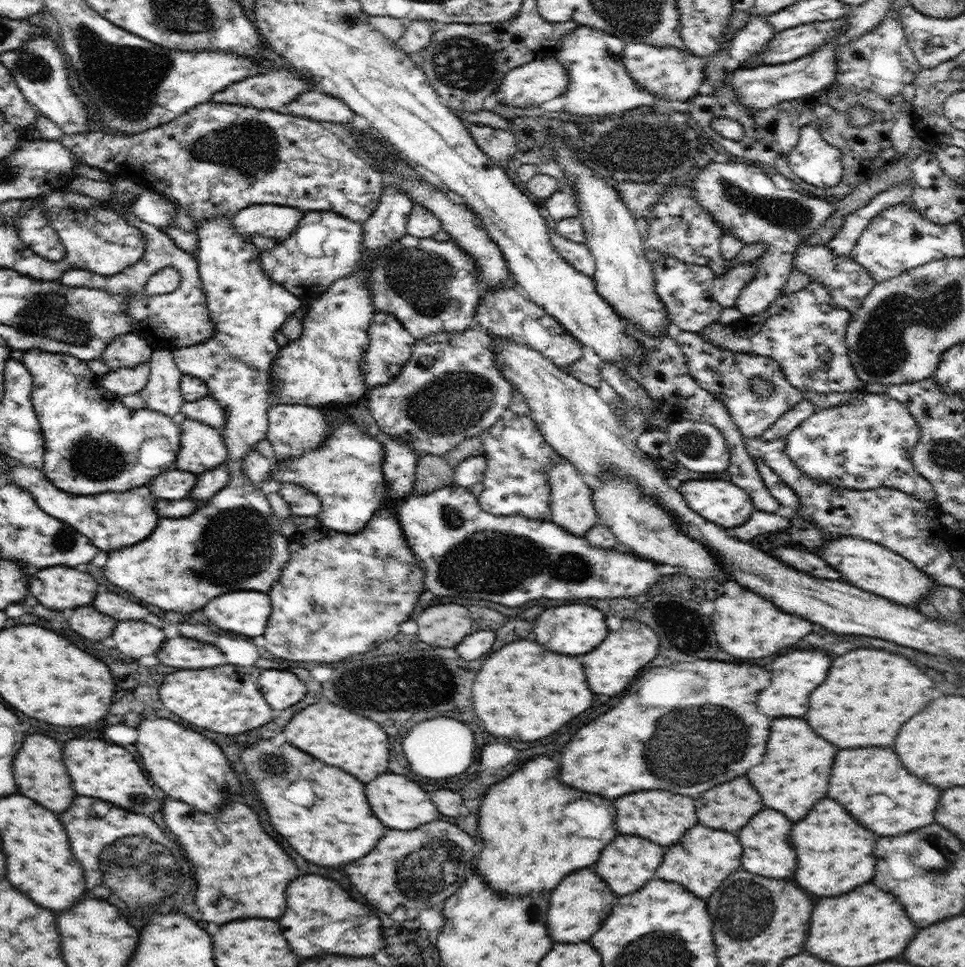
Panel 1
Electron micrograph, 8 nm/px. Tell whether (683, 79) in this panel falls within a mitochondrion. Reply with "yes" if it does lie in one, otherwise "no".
no

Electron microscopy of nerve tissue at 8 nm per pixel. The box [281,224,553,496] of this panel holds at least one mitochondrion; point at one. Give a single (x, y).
(455, 401)

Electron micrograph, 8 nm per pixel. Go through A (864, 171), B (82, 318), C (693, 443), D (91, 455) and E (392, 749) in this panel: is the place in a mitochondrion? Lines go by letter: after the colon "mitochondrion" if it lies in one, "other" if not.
A: other
B: mitochondrion
C: mitochondrion
D: mitochondrion
E: other

